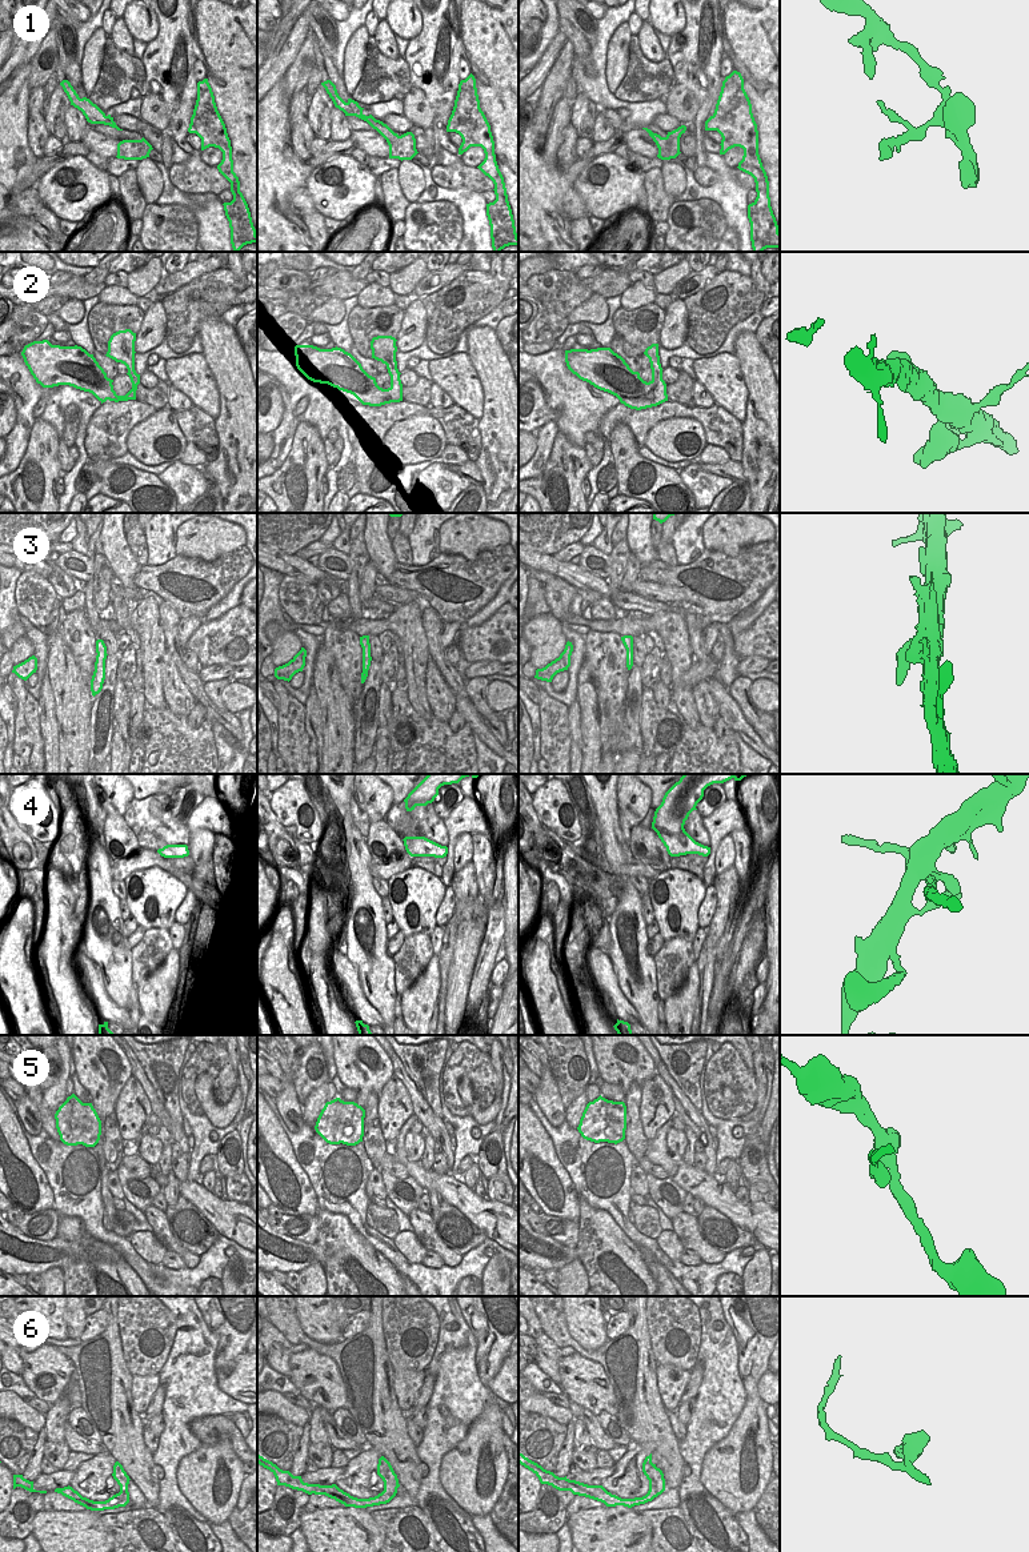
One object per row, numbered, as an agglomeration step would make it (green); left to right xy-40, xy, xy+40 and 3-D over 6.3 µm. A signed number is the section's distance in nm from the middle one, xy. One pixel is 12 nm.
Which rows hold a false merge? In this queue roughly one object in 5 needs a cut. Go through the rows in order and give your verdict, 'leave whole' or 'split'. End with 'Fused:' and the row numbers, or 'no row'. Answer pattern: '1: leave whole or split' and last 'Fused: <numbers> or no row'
1: leave whole
2: leave whole
3: leave whole
4: split
5: split
6: leave whole
Fused: 4, 5

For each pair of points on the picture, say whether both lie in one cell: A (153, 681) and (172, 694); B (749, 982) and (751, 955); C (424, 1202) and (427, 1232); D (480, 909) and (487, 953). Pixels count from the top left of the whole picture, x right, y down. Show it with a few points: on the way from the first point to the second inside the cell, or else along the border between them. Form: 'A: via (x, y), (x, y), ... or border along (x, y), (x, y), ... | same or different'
A: border along (161, 656), (161, 692), (168, 706) | different
B: via (749, 975), (749, 962) | same
C: border along (419, 1207), (428, 1212) | different
D: border along (479, 893), (487, 907), (487, 923) | different

